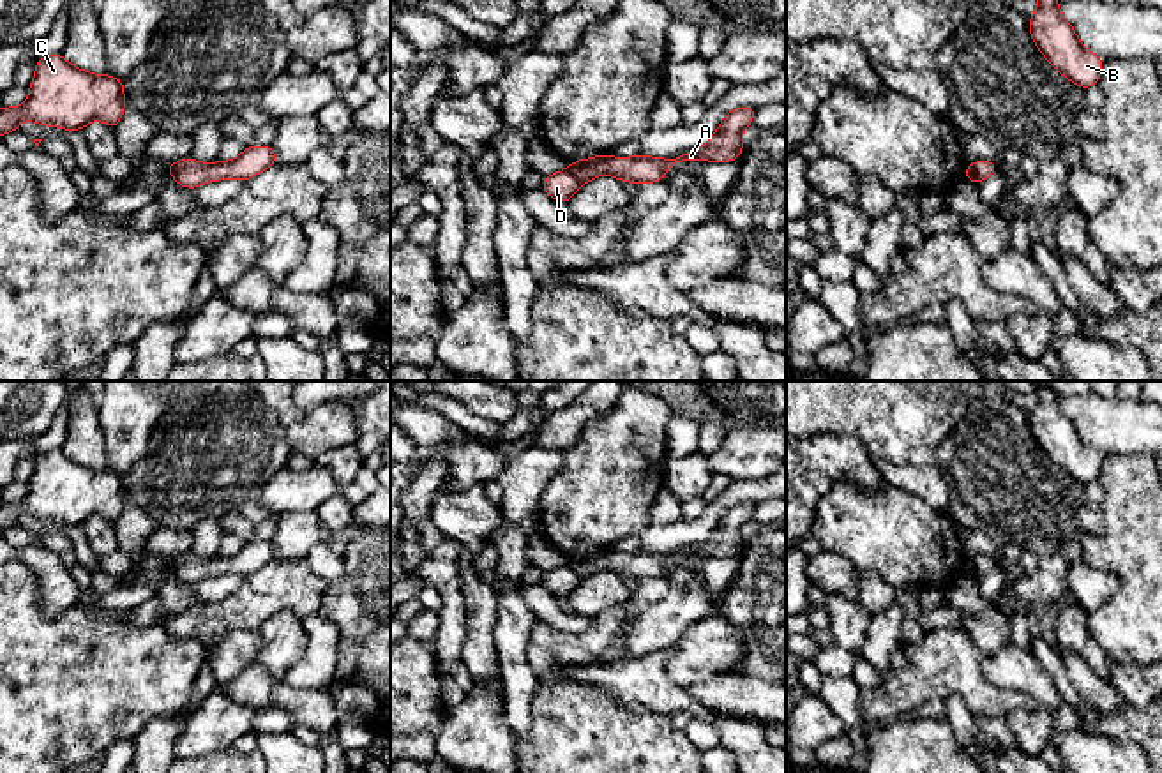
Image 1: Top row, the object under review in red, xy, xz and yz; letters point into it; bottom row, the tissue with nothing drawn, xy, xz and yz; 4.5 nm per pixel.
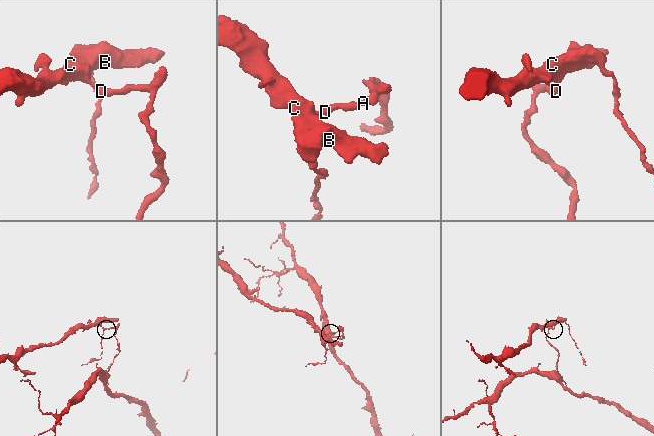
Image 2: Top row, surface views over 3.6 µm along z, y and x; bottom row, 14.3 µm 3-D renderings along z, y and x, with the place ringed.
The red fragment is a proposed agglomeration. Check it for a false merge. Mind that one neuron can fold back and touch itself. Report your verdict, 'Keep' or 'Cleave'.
Cleave

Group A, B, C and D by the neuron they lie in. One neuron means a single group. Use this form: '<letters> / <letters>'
A / B C D

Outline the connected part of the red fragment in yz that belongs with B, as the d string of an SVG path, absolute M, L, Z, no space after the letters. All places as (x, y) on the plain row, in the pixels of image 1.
M1038 386L1037 395L1038 402L1028 415L1028 422L1038 447L1079 484L1086 485L1098 480L1104 454L1083 443L1053 388Z

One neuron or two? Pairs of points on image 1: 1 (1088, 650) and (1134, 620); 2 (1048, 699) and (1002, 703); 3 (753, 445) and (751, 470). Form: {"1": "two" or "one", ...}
{"1": "two", "2": "two", "3": "one"}

